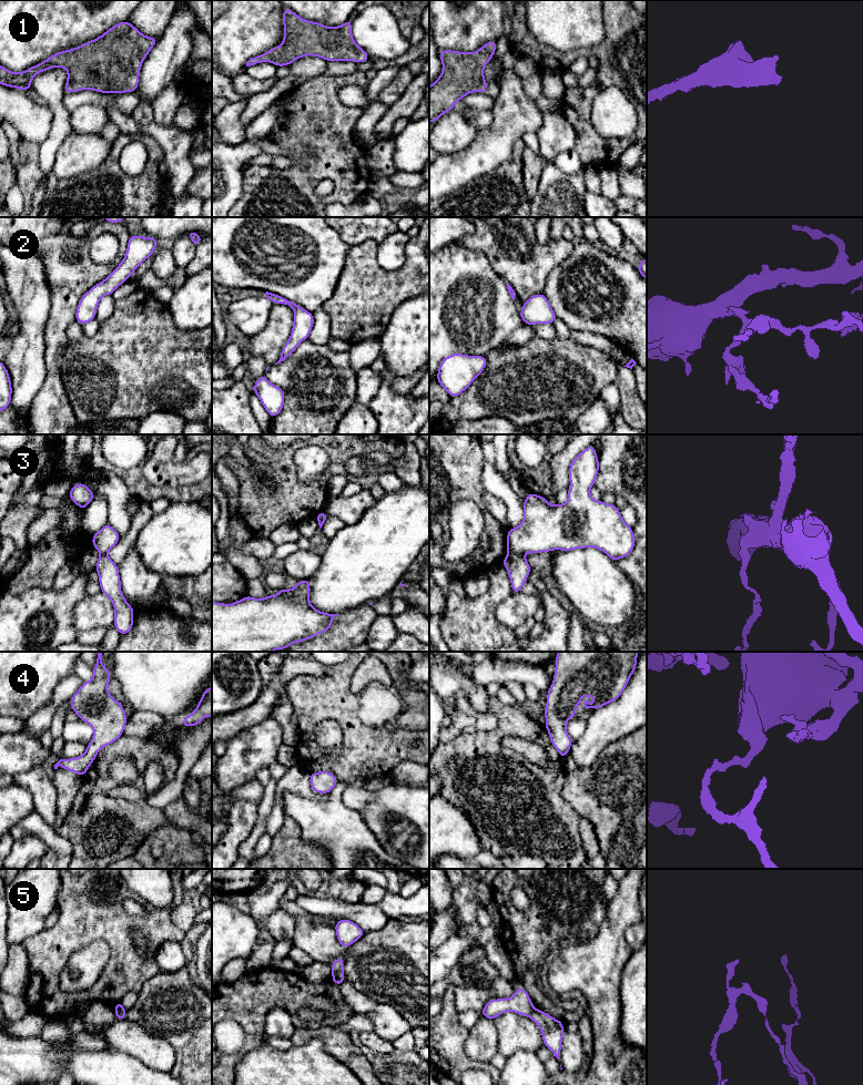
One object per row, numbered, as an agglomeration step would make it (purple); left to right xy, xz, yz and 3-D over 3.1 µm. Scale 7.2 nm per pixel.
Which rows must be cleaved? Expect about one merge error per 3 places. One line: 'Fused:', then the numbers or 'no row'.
Fused: 3, 5

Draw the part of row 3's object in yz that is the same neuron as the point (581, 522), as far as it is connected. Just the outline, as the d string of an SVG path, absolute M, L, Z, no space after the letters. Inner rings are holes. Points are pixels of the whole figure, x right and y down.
M593 444L581 451L569 465L568 500L565 504L550 505L545 497L532 492L522 502L524 521L507 532L509 553L542 553L552 550L572 551L576 549L596 547L605 552L613 562L629 555L634 547L634 534L615 504L595 501L590 488L595 485L599 472L599 459Z

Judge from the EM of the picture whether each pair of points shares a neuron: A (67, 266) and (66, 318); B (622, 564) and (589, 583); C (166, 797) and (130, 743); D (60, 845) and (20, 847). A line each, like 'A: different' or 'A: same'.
A: same
B: different
C: different
D: different

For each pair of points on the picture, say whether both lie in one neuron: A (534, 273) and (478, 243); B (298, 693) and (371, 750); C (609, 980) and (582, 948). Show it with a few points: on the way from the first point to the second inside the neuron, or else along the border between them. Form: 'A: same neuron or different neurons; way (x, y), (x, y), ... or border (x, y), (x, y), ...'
A: same neuron; way (520, 264), (517, 260), (508, 260), (491, 245)
B: same neuron; way (318, 698), (327, 698), (354, 725), (354, 730)
C: same neuron; way (601, 972), (585, 955)

